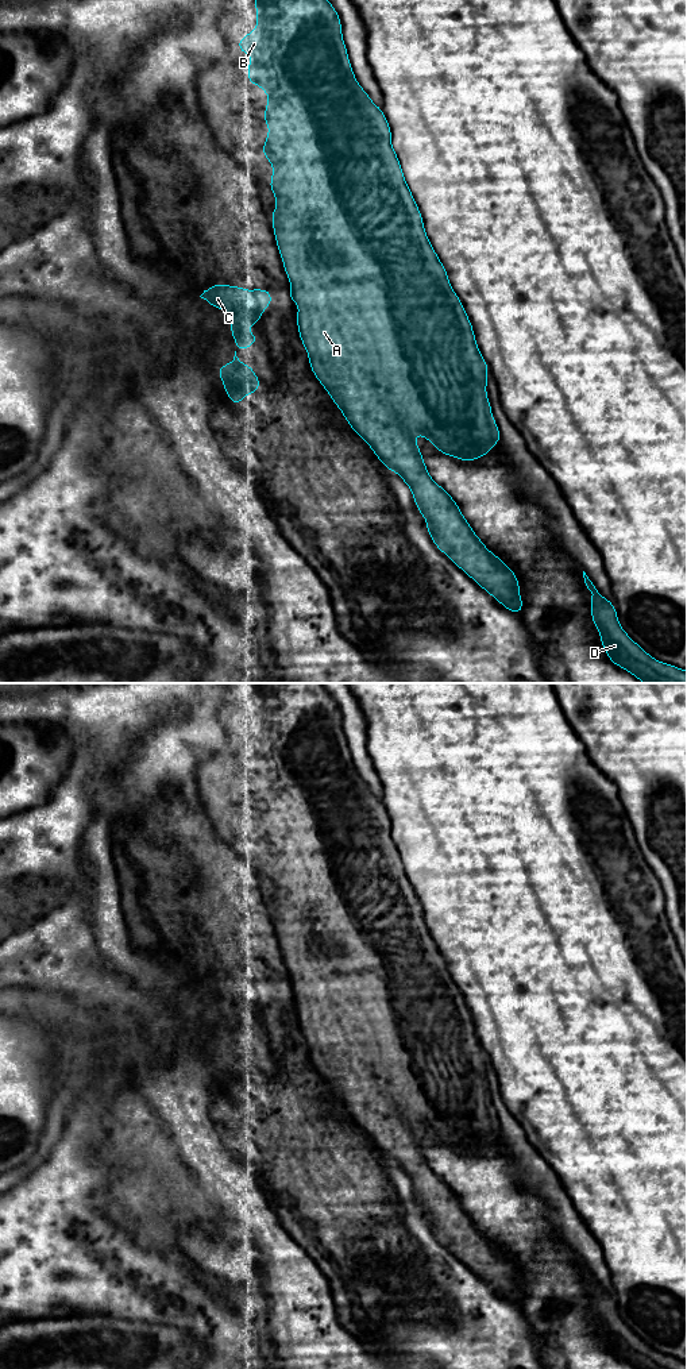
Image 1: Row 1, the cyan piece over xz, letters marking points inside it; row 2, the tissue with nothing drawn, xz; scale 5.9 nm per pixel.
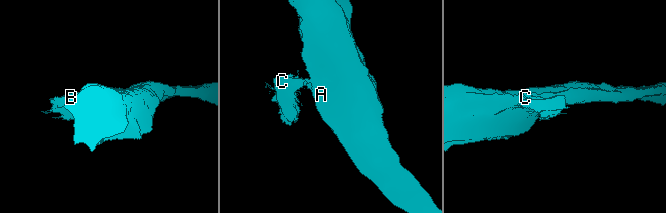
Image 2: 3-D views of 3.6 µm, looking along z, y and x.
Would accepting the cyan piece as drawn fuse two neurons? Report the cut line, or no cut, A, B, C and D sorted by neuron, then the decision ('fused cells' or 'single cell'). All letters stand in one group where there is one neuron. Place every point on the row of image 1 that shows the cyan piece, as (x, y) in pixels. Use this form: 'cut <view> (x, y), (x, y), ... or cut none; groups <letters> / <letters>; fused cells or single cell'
cut xz (290, 292), (294, 300); groups A B D / C; fused cells

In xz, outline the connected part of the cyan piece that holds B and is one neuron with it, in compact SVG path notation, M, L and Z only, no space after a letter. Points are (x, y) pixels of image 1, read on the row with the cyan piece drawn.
M255 0L255 11L255 24L259 28L240 38L238 47L240 53L248 53L251 55L251 62L246 68L248 82L262 86L270 100L270 103L265 105L266 113L263 115L263 122L269 126L270 131L262 147L263 157L273 165L273 176L269 188L274 193L277 205L270 219L283 269L292 285L294 301L298 305L298 313L296 316L298 335L308 352L310 370L329 393L331 400L341 410L355 433L370 446L375 456L387 470L397 473L410 487L417 512L424 516L427 531L437 549L444 552L462 571L494 597L503 608L518 616L524 608L524 602L520 597L520 582L516 572L495 554L487 549L471 529L470 522L463 517L455 500L431 478L422 454L414 440L414 436L420 433L431 441L439 452L471 462L483 458L502 439L486 393L489 365L483 359L475 342L472 324L464 306L448 281L448 273L439 259L437 252L431 246L424 230L421 212L405 181L400 159L391 146L391 128L382 108L373 103L370 96L356 81L343 41L339 14L328 0Z

